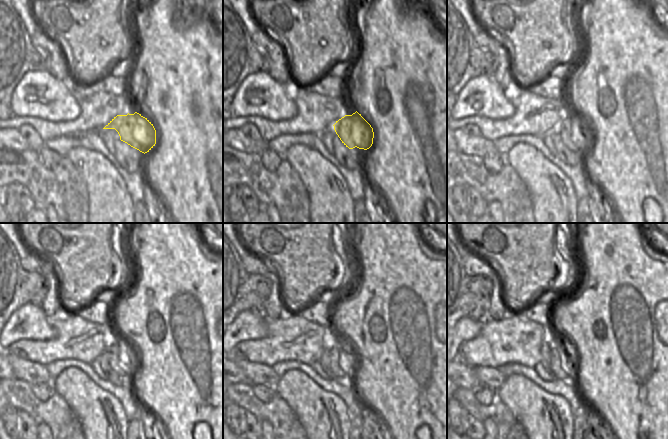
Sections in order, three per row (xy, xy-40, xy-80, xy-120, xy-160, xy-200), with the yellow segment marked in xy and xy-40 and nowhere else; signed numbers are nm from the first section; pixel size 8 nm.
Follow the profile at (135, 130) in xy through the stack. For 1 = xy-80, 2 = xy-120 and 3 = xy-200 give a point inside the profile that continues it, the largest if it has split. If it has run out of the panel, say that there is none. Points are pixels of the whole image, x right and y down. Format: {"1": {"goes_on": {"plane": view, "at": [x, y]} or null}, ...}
{"1": {"goes_on": {"plane": "xy-80", "at": [569, 127]}}, "2": {"goes_on": {"plane": "xy-120", "at": [117, 362]}}, "3": {"goes_on": {"plane": "xy-200", "at": [558, 366]}}}

